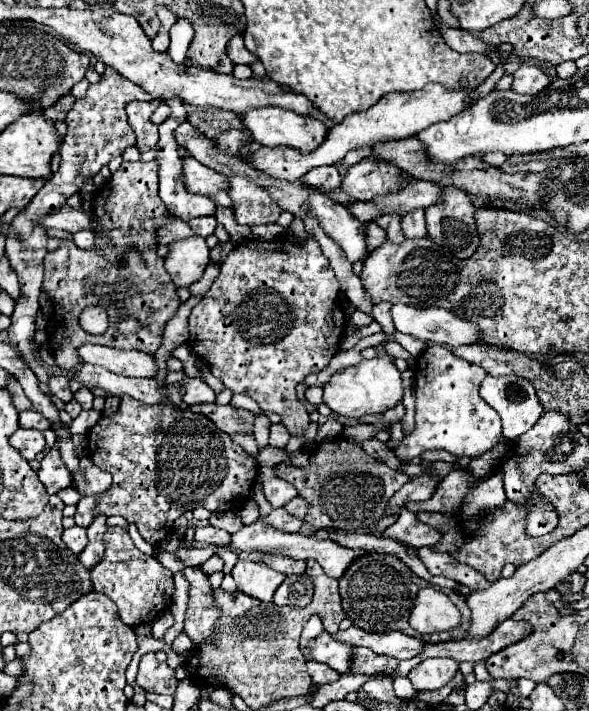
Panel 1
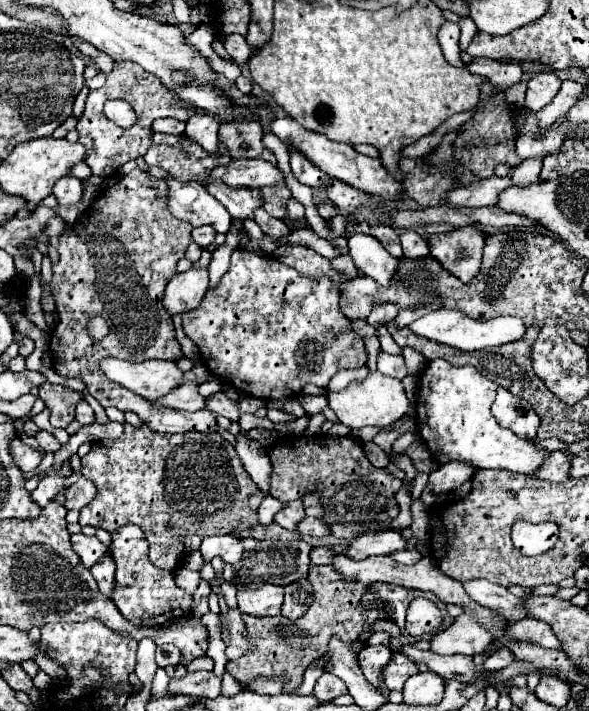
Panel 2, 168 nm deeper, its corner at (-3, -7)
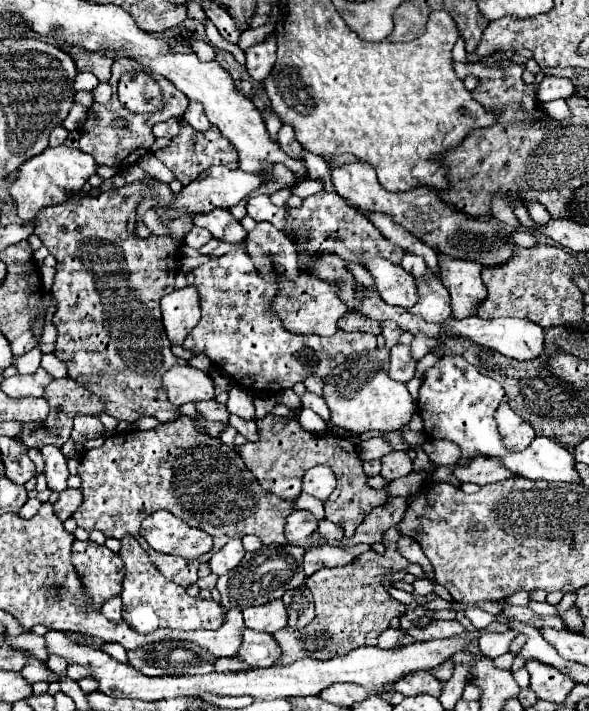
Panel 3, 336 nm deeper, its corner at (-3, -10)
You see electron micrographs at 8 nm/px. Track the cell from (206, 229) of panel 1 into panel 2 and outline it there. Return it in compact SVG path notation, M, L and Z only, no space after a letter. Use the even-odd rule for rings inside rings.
M208 225L196 227L196 229L192 231L192 241L194 241L196 245L200 245L202 249L206 249L206 247L214 241L214 237L216 237L216 231L214 231L212 227L208 227Z

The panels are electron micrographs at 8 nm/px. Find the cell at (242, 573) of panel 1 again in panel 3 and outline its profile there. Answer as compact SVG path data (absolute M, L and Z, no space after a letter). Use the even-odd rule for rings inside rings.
M272 600L262 606L248 606L242 610L244 624L260 632L276 632L286 626L286 608L282 600Z

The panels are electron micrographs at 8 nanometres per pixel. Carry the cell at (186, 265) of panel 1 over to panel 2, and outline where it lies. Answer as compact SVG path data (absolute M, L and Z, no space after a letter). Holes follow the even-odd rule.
M192 267L190 271L178 273L170 279L162 297L164 309L172 317L178 313L194 311L200 305L206 291L208 291L208 271Z

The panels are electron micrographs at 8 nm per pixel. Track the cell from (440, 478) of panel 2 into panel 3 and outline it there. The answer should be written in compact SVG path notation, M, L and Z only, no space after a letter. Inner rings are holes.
M474 458L468 464L456 464L454 466L454 476L460 482L474 482L478 486L490 484L490 482L498 482L498 480L506 480L512 474L508 470L504 470L504 466L500 462L496 462L494 458Z

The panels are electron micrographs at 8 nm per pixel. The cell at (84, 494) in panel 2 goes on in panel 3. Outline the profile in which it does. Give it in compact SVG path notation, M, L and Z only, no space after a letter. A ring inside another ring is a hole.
M66 488L64 492L60 492L58 502L54 504L54 514L56 514L60 520L70 518L70 516L76 512L76 508L80 506L80 500L82 500L82 498L84 498L84 496L82 496L82 490L78 490L78 488Z

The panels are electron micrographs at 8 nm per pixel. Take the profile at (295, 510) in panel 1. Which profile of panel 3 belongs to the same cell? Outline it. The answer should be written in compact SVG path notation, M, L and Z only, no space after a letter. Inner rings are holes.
M314 466L312 470L308 470L304 474L304 486L302 490L314 498L318 498L320 502L326 502L328 496L332 494L336 486L334 474L326 468L326 466Z

